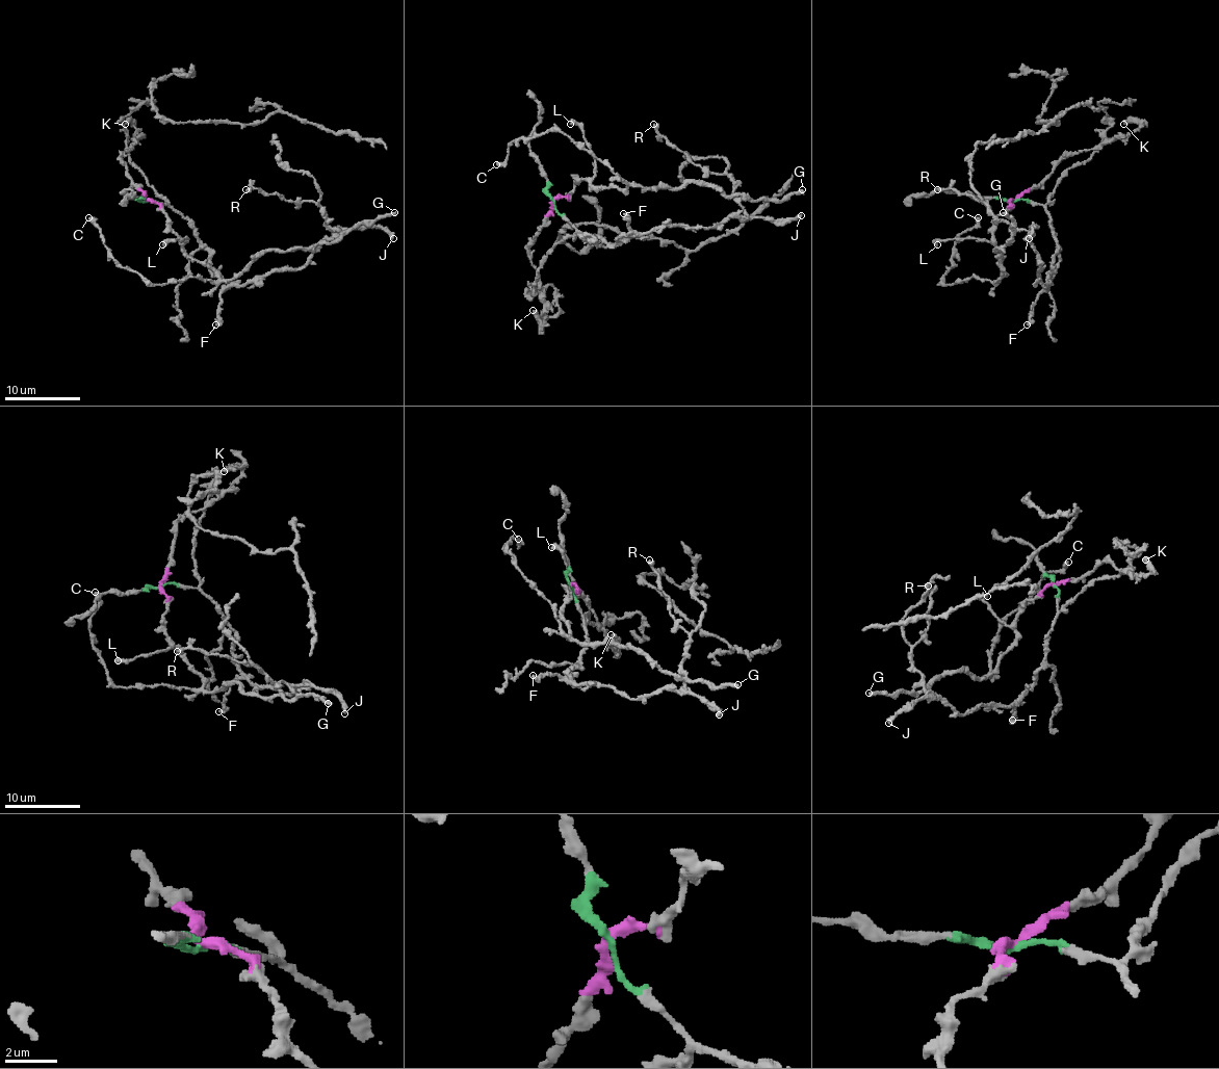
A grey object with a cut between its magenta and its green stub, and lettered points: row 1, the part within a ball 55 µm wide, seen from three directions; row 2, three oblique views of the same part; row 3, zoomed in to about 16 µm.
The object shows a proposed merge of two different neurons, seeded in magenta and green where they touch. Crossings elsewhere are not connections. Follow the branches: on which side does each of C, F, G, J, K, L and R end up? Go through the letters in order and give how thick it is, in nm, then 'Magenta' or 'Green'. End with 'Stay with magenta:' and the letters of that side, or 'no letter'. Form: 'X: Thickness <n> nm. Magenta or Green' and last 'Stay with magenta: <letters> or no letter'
C: Thickness 500 nm. Magenta
F: Thickness 300 nm. Green
G: Thickness 400 nm. Magenta
J: Thickness 480 nm. Green
K: Thickness 440 nm. Magenta
L: Thickness 480 nm. Magenta
R: Thickness 440 nm. Green
Stay with magenta: C, G, K, L

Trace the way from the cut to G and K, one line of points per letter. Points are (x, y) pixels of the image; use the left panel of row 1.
G: (145, 199), (165, 212), (188, 255), (222, 280), (235, 280), (265, 252), (337, 242), (395, 212)
K: (145, 199), (120, 159), (135, 138), (131, 122), (126, 123)

